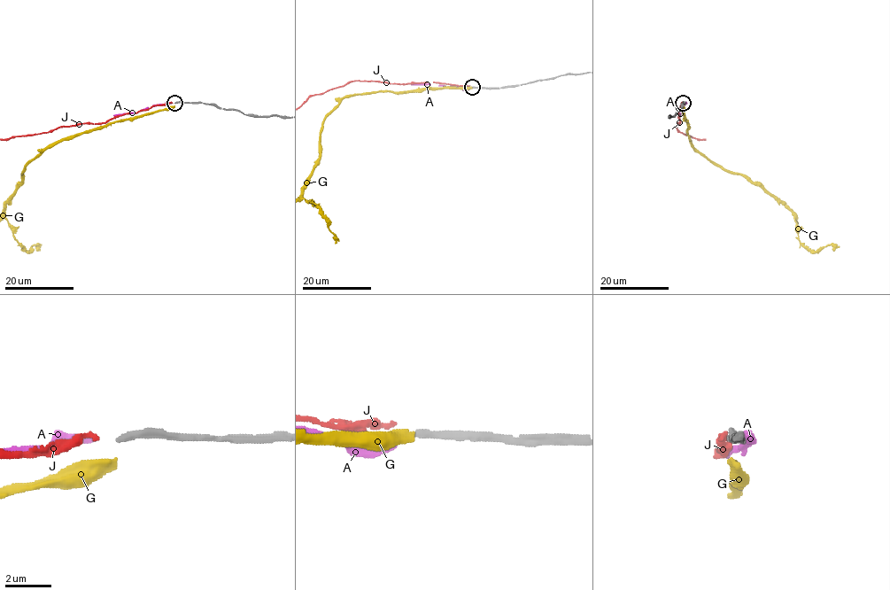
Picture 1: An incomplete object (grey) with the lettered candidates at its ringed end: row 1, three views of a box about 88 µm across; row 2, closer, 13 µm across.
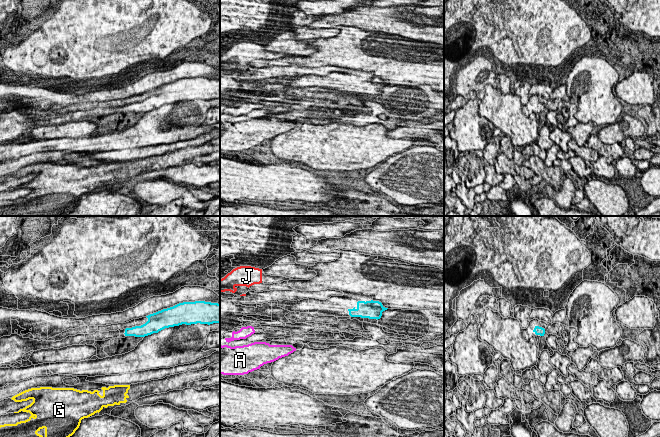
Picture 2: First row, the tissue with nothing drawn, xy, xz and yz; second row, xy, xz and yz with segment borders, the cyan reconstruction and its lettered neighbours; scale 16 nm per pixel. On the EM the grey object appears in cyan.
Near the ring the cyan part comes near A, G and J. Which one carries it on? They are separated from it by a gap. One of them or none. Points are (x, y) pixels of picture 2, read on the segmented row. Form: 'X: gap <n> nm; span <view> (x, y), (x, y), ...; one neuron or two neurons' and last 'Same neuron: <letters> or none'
A: gap 1000 nm; span xz (349, 314), (295, 348); two neurons
G: gap 800 nm; span xy (135, 336), (129, 385); two neurons
J: gap 1450 nm; span xz (348, 309), (261, 282); two neurons
Same neuron: none

